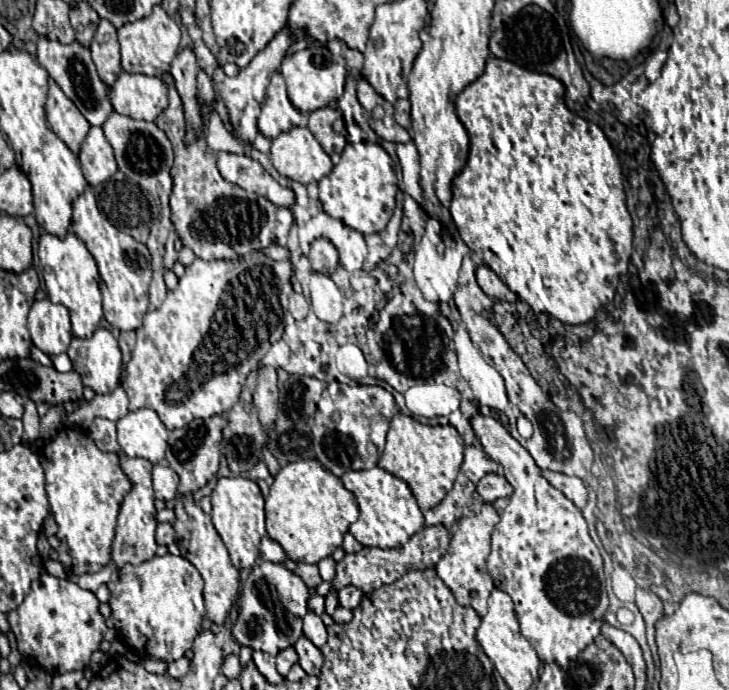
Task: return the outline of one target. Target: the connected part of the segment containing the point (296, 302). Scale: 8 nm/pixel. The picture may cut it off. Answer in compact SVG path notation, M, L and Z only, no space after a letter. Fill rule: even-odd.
M293 293L291 295L291 315L295 319L305 319L307 313L309 313L309 301L301 295L301 293Z

